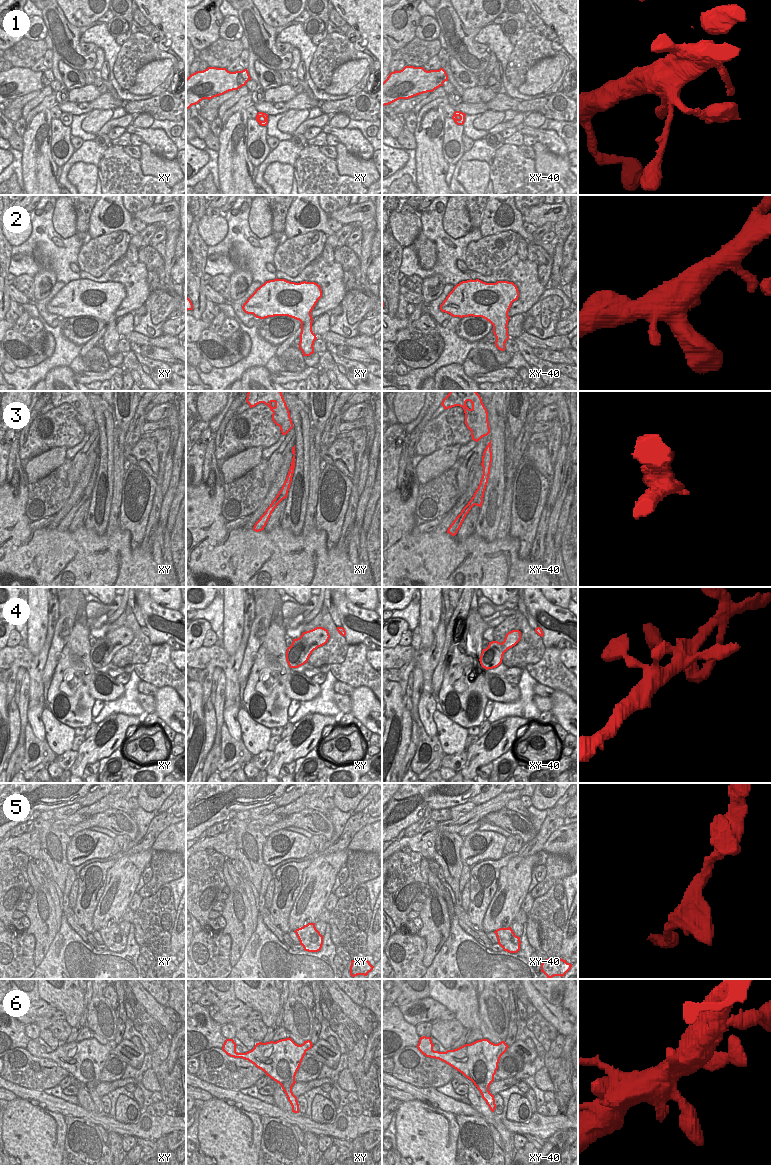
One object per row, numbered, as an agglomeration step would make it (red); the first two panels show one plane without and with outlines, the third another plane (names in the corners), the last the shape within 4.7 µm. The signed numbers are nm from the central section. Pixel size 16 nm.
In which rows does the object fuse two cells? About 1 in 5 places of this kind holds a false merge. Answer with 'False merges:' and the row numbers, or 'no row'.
False merges: 3

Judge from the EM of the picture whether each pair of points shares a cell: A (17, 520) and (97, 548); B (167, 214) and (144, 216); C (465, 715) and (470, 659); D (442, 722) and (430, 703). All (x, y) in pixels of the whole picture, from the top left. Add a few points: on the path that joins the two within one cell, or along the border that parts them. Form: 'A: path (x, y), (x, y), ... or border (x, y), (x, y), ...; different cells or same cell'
A: path (26, 544), (30, 548), (73, 548); same cell
B: path (161, 214), (150, 215); same cell
C: path (465, 701), (465, 673); same cell
D: border (435, 710), (433, 721), (436, 725), (437, 734); different cells

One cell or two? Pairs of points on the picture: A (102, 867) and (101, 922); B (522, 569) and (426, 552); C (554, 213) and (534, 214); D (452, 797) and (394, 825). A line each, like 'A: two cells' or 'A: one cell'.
A: two cells
B: one cell
C: one cell
D: one cell

